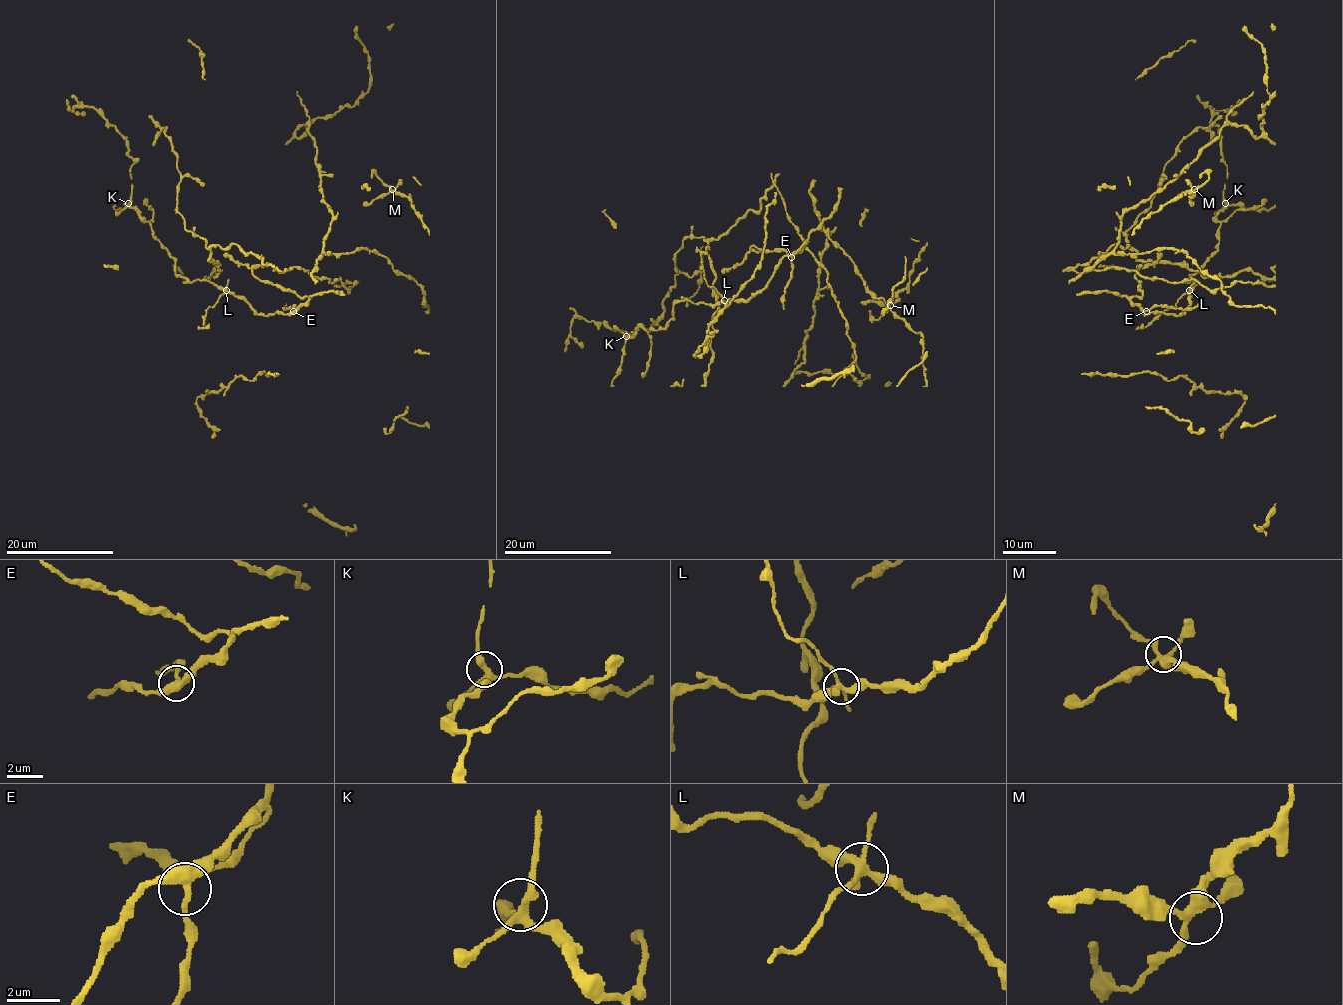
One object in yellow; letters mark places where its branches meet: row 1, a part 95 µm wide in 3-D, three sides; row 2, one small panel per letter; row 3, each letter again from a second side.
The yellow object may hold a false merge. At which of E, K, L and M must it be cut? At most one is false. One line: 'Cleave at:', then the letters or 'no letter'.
Cleave at: L

